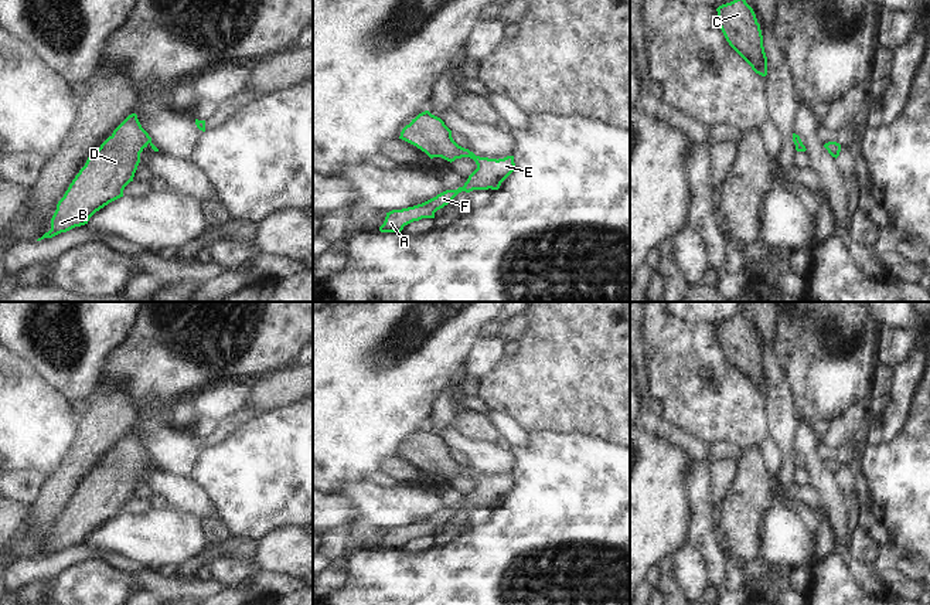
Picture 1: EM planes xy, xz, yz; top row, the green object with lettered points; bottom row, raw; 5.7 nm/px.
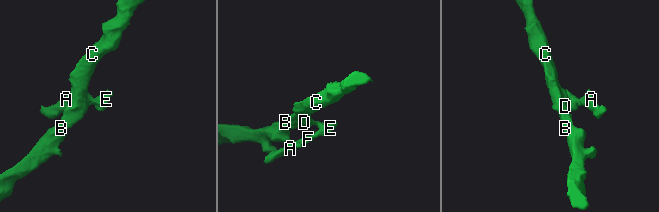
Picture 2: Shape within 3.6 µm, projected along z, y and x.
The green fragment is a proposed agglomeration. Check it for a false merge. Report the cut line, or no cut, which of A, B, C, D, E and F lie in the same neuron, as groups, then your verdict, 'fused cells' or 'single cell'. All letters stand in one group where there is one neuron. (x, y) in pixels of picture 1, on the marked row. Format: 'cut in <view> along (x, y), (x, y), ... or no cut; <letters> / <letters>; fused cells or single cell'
no cut; A B C D E F; single cell

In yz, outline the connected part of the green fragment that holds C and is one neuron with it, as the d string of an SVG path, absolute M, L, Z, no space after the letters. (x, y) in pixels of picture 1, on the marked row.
M733 0L716 9L719 27L729 45L762 75L767 75L763 35L753 9L746 0Z

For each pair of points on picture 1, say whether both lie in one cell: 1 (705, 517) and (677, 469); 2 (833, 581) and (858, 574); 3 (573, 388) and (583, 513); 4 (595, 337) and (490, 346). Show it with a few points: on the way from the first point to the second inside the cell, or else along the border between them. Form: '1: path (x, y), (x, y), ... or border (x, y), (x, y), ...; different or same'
1: border (694, 461), (688, 475), (694, 507), (691, 524); different
2: border (844, 561), (850, 574), (861, 587); different
3: border (544, 430), (583, 432), (609, 441); different
4: border (506, 356), (481, 379); different

